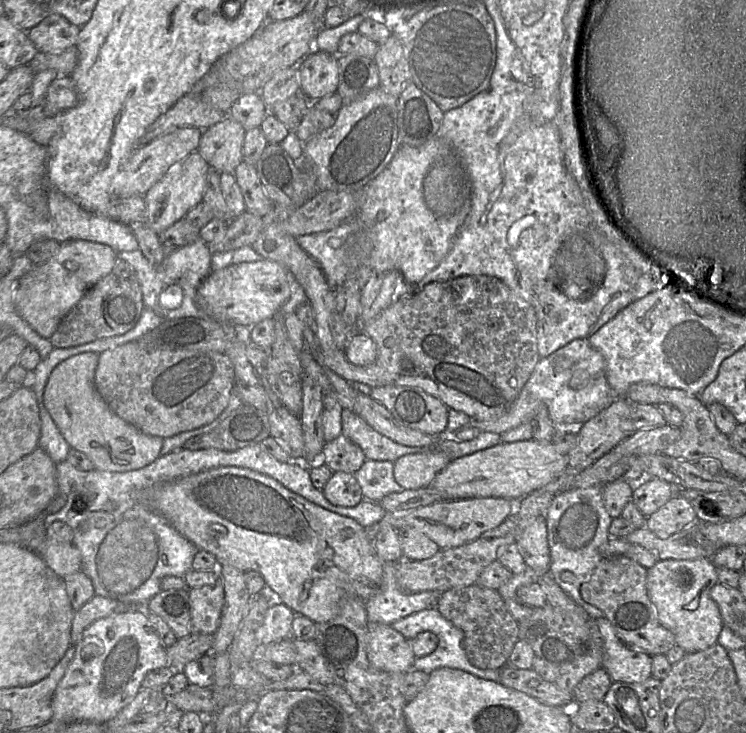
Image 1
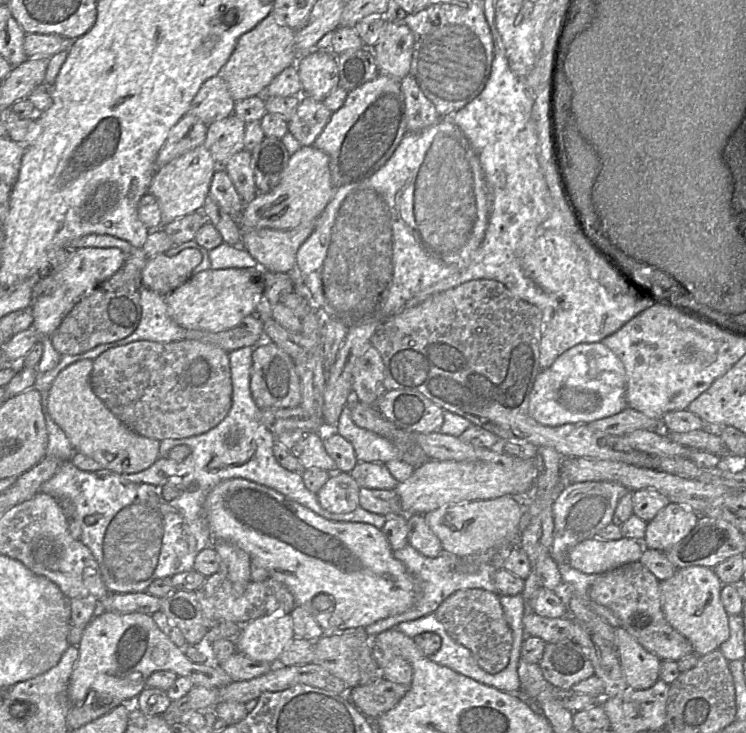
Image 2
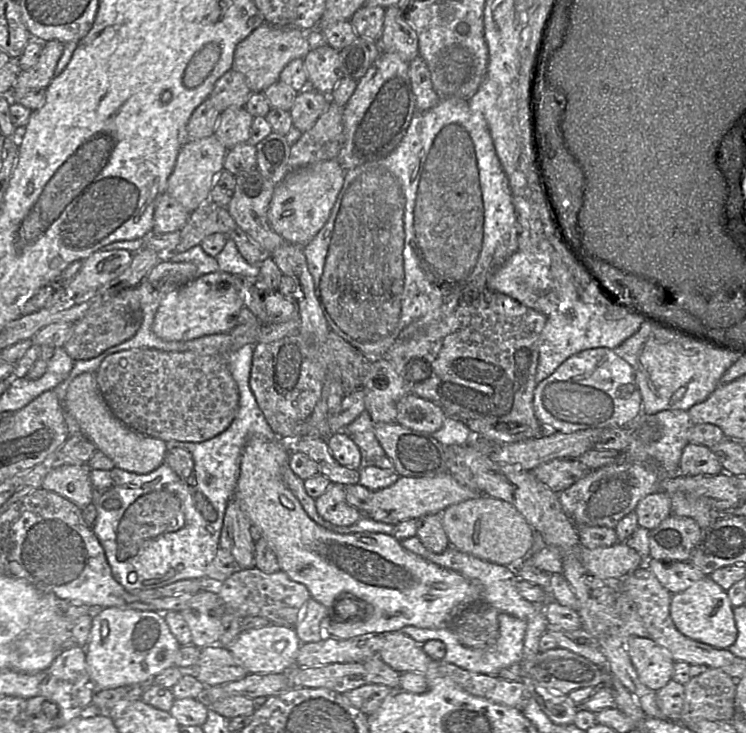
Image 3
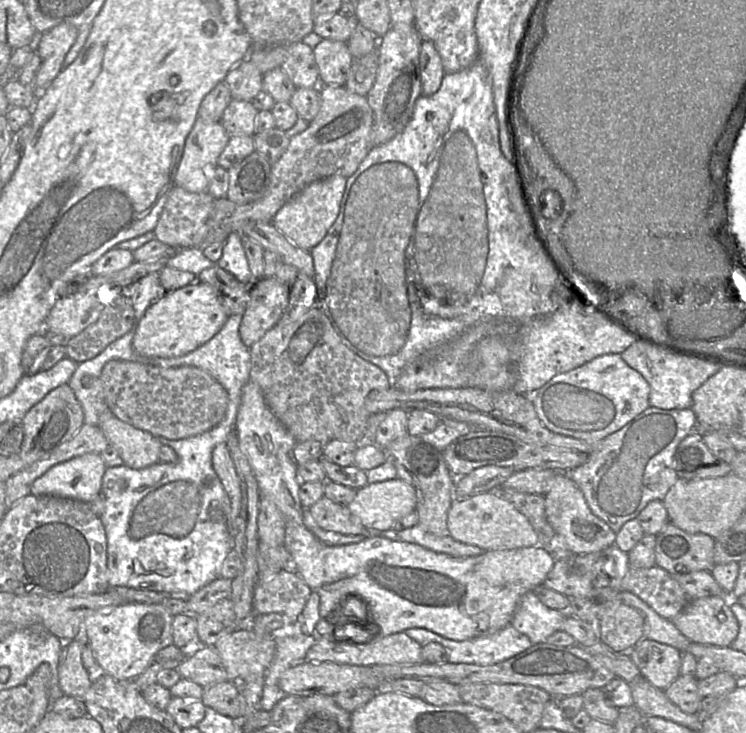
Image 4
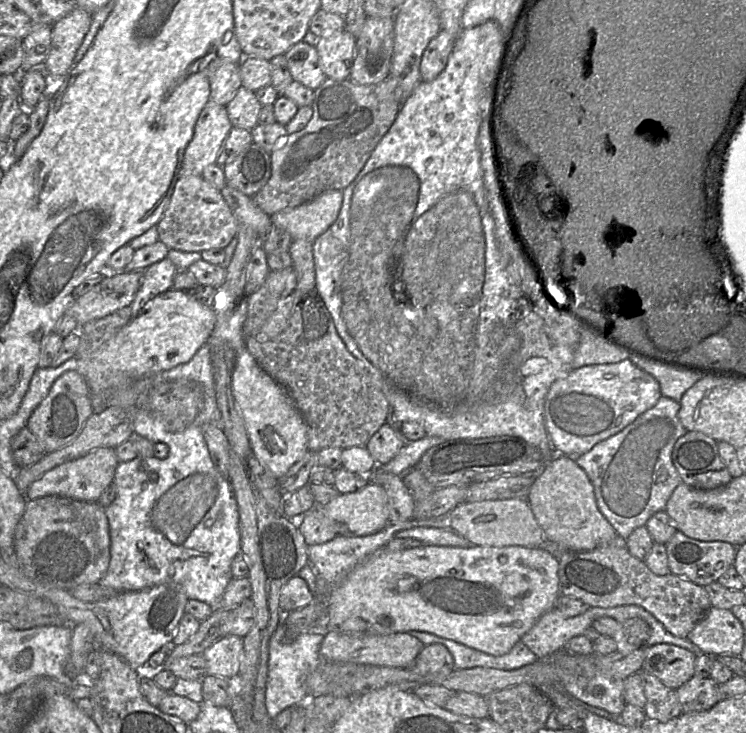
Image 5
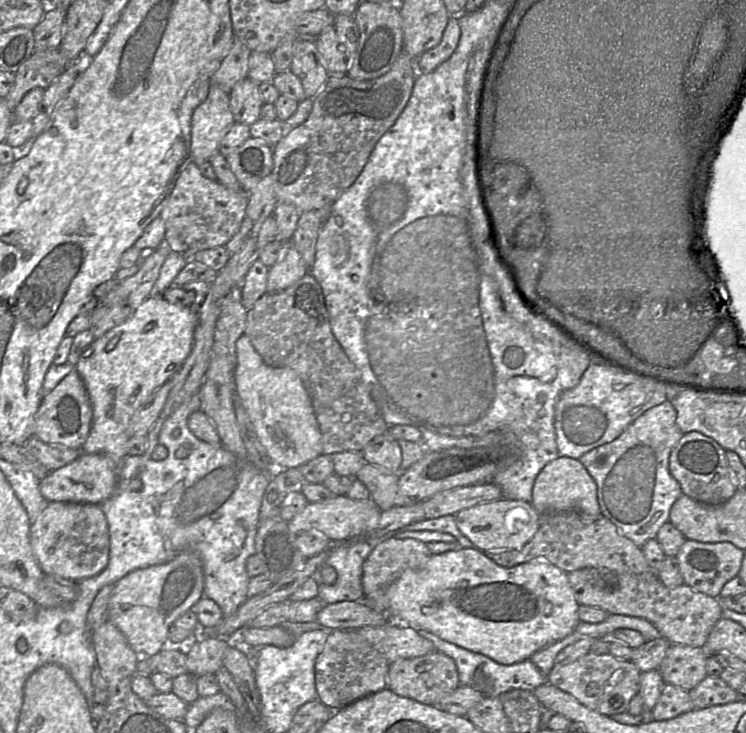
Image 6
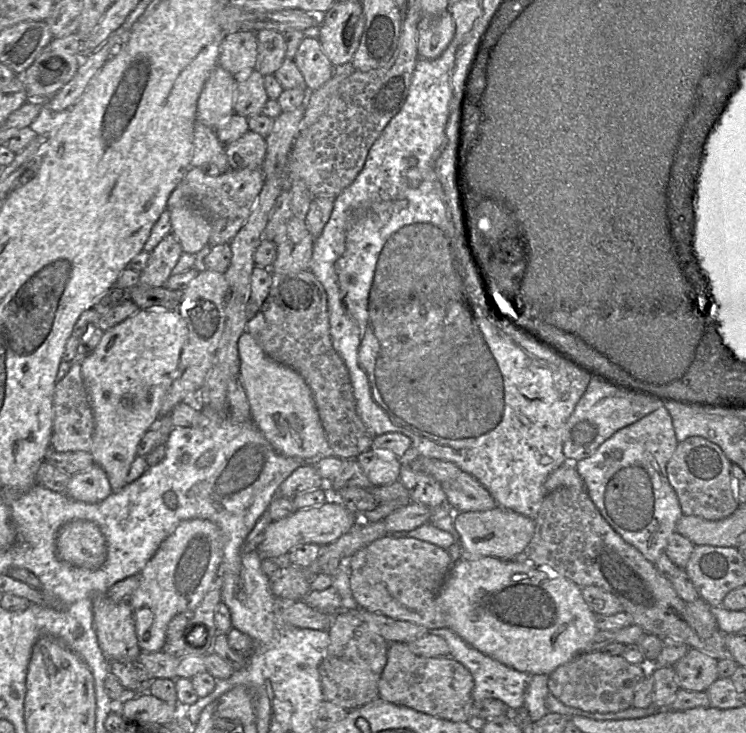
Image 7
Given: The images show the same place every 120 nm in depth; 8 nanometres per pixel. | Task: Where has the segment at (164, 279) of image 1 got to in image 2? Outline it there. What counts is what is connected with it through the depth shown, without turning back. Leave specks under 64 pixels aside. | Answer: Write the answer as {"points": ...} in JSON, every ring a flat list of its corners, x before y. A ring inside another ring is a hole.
{"points":[[191,240,173,246,171,249,165,252,168,257,173,257,185,249,197,249,201,252,202,261,192,271,192,276,209,270,209,269,227,269,227,268,257,268,259,267,257,261,249,254,249,252,241,245,235,246,222,242,218,247,207,251,203,247,199,246,195,240]]}

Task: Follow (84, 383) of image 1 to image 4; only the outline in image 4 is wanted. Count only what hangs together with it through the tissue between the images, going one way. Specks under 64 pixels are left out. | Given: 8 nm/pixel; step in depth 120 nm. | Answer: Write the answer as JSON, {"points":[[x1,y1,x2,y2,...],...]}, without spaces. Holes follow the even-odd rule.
{"points":[[110,409,101,413,97,426,109,445,117,450,125,466,142,469,159,462,162,444,157,437,119,420]]}

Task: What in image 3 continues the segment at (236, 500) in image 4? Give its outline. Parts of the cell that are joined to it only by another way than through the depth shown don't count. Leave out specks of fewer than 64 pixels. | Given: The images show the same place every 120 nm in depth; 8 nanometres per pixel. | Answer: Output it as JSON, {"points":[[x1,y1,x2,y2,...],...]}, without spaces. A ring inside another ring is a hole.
{"points":[[233,498,228,501,225,509,219,547,234,557,240,570,254,567,251,524]]}

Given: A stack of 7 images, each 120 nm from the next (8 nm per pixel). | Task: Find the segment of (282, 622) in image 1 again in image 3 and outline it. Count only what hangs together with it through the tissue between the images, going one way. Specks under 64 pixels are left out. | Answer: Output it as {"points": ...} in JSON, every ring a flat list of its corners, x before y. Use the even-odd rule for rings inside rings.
{"points":[[270,623,261,628,241,631,228,649,242,663,248,674,271,674,283,673,294,666,300,645,294,628]]}

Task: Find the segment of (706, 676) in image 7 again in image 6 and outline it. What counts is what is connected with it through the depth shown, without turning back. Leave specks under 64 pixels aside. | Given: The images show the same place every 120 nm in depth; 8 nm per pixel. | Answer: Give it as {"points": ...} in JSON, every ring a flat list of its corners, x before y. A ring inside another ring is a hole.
{"points":[[671,644,657,670,665,683,690,691,707,676,708,656,702,647]]}

